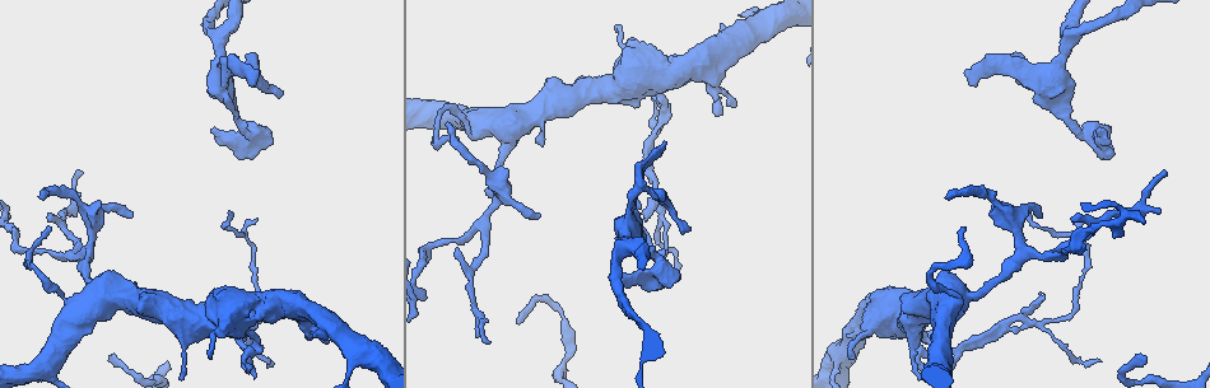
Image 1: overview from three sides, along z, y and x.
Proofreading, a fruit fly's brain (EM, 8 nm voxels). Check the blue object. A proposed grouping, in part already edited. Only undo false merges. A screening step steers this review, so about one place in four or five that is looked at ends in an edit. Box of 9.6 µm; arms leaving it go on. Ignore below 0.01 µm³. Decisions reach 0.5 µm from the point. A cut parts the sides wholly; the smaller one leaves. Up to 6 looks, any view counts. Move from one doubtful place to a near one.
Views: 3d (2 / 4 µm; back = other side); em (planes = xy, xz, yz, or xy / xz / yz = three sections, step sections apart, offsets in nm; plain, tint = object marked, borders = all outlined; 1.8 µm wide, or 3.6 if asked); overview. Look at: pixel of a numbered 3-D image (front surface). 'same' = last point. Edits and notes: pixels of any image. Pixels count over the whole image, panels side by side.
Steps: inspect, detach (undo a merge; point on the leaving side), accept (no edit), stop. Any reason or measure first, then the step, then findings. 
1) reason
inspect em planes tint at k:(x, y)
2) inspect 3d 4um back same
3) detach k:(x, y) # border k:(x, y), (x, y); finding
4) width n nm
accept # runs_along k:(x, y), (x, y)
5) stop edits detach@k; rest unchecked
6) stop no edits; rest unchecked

side arm on a straight run
inspect em 3.6um xy step 16 tint at 1:(1013, 70)

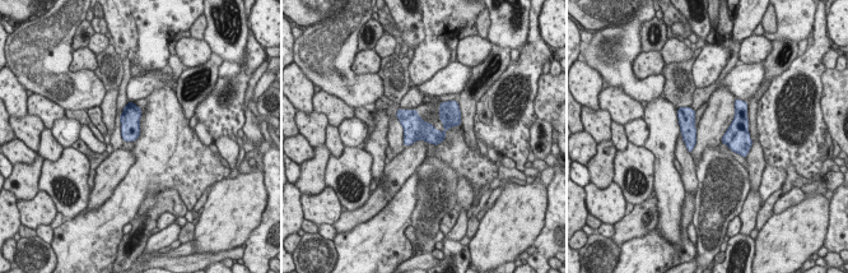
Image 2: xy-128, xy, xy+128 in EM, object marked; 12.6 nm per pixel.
cut it another way
inspect em 3.6um planes tint same

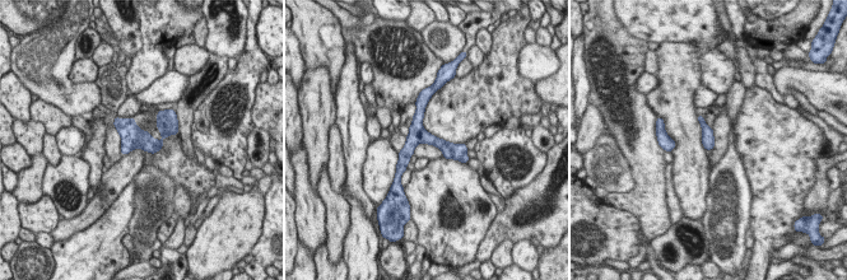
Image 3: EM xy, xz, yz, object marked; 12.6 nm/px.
accept # runs_along 3:(419, 106), (419, 129), (459, 157); continuous, no second neuron

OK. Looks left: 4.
thick turns thin
inspect 3d 4um at 1:(869, 329)

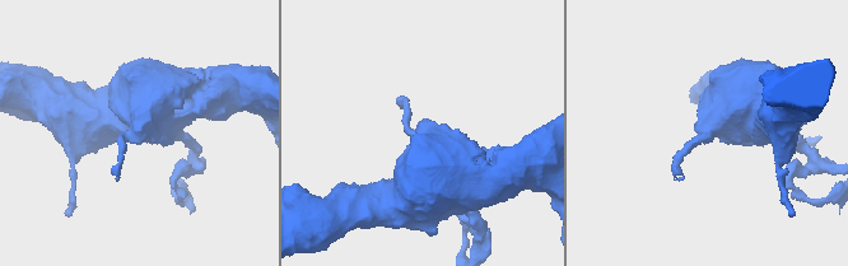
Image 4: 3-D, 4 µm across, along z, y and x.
inspect em xy step 4 tint at 4:(138, 131)

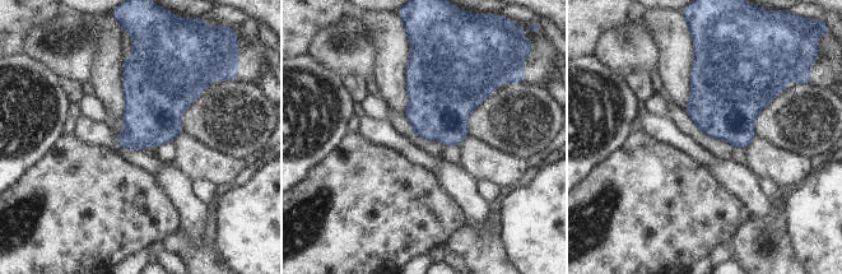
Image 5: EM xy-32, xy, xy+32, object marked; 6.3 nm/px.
accept # one neuron here

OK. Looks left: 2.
inspect em planes tint at 1:(1036, 320)

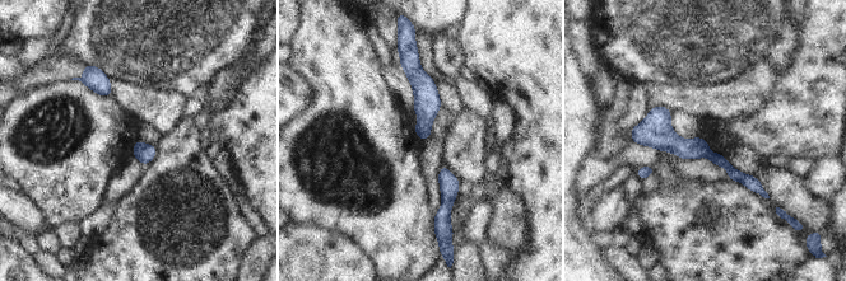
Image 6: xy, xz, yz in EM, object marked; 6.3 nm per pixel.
detach 6:(145, 155) # a second neuron is stuck on

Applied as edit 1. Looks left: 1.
stop edits detach@6; rest unchecked

